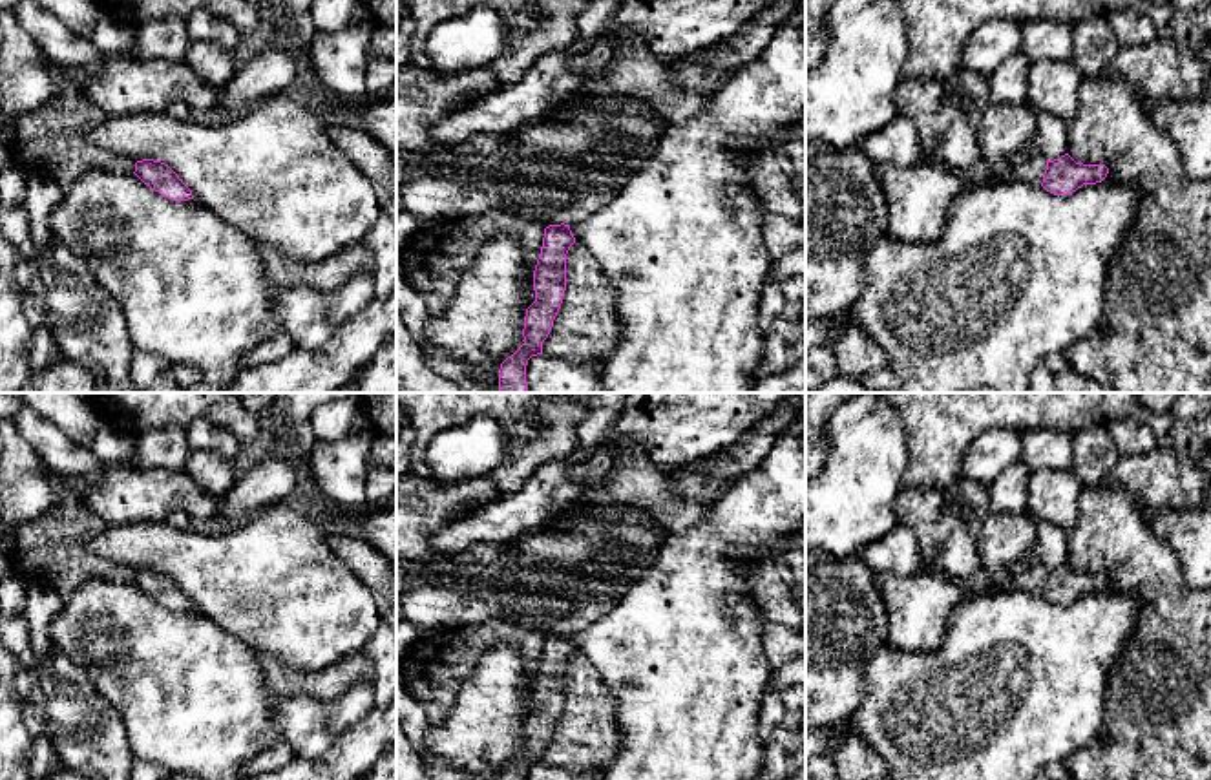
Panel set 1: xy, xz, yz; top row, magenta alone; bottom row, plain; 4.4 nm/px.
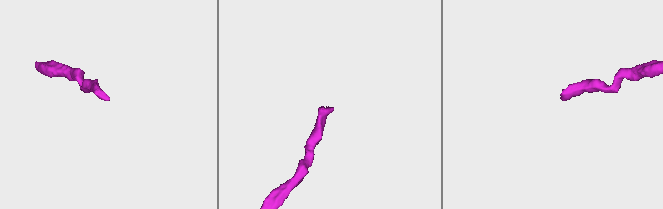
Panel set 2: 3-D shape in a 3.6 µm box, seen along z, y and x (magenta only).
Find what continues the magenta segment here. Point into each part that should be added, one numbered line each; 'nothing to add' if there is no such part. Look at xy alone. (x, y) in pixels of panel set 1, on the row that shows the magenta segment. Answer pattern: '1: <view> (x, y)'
nothing to add

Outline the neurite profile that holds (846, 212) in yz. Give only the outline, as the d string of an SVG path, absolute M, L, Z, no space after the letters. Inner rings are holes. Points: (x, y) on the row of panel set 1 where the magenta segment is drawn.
M860 146L806 159L806 321L848 311L860 298L864 256L886 234L888 221L886 195Z

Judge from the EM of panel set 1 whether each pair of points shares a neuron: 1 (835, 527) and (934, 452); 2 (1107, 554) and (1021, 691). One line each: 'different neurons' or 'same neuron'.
1: different neurons
2: different neurons

